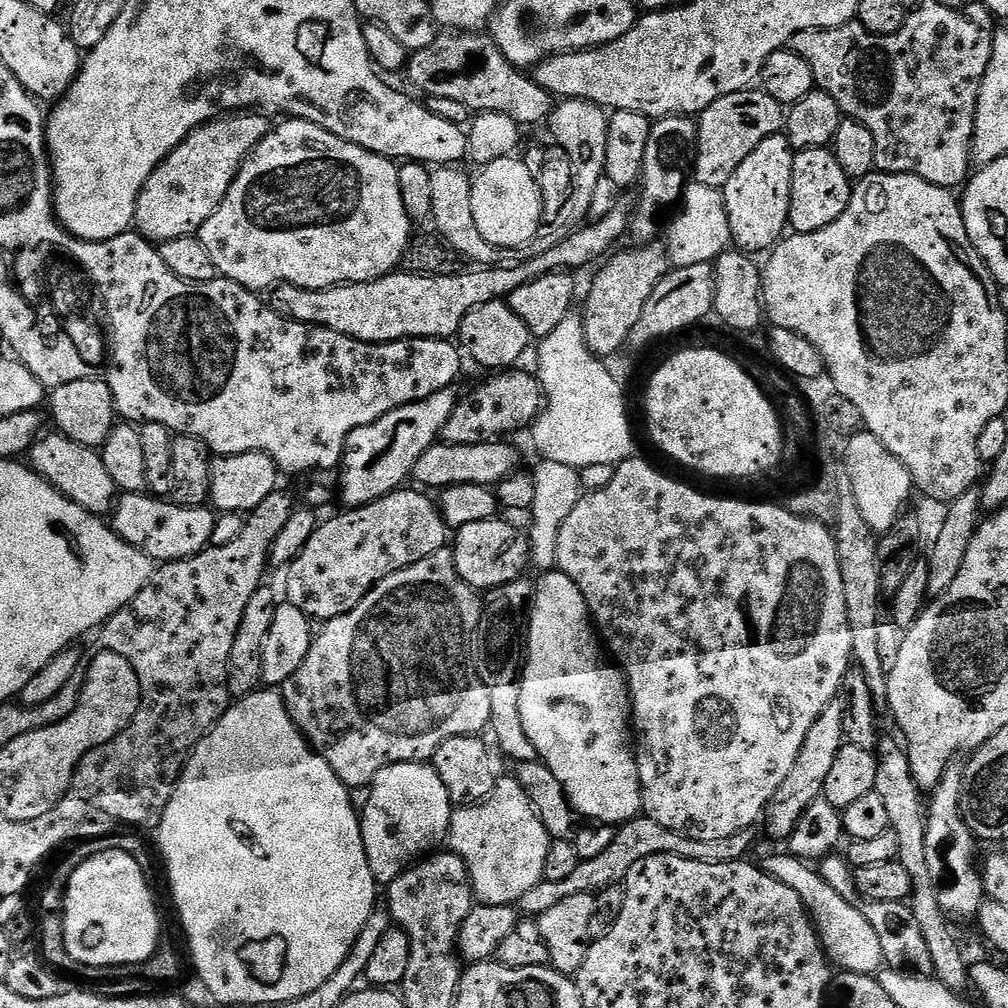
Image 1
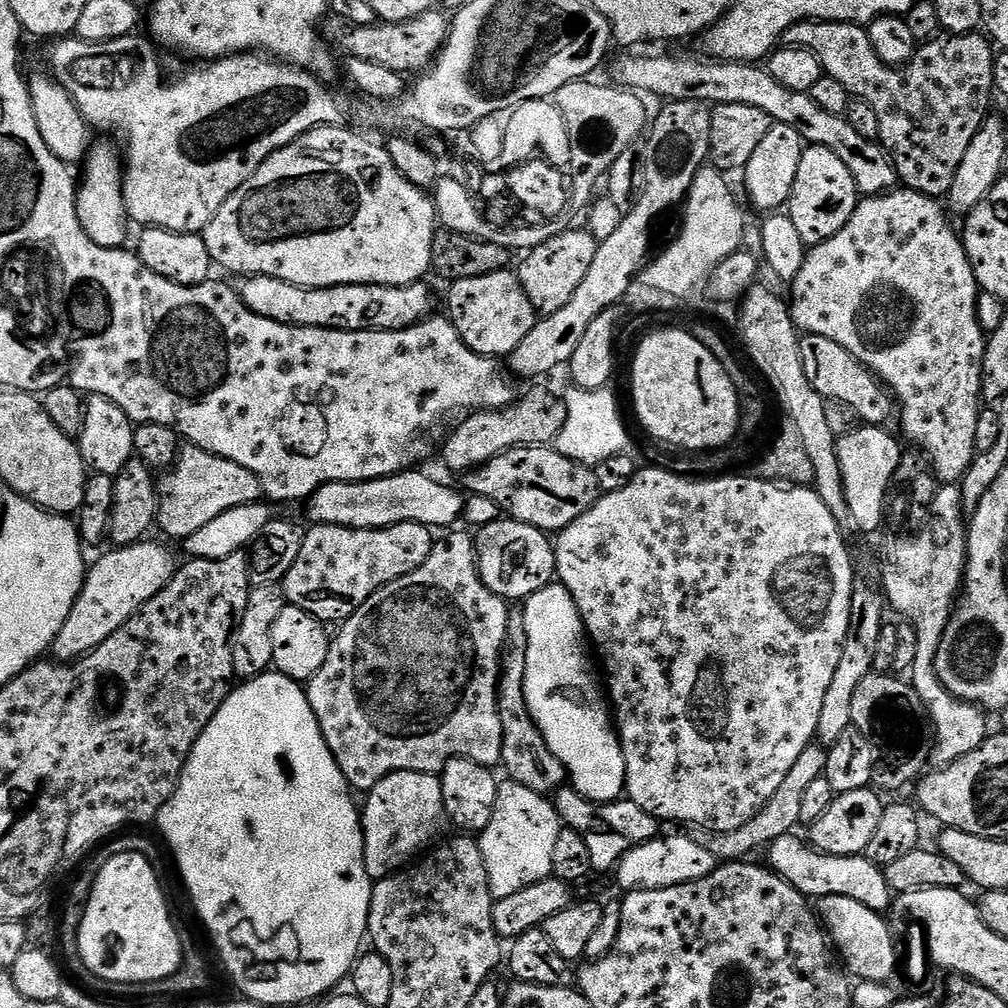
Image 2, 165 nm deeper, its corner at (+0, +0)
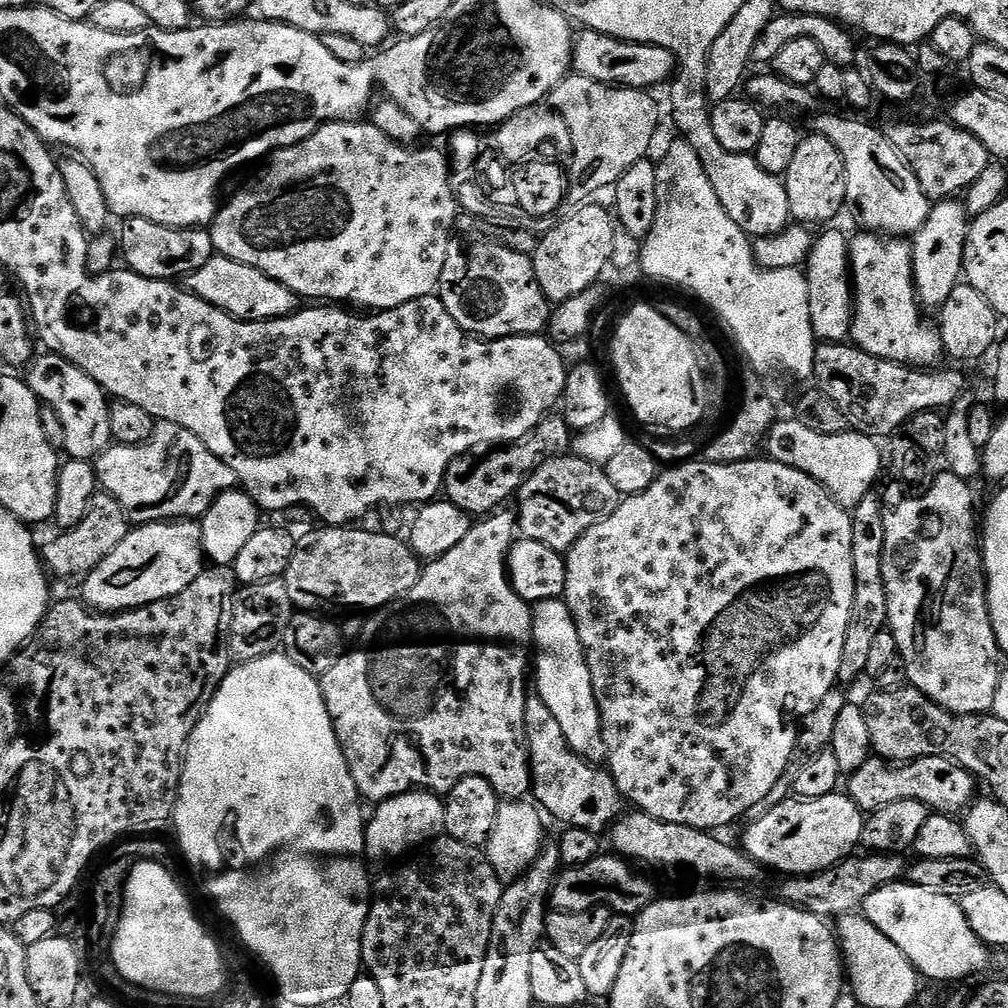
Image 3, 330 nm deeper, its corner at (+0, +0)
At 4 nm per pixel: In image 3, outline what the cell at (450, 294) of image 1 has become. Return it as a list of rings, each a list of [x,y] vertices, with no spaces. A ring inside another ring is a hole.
[[[214,254],[202,270],[194,270],[187,277],[186,288],[198,298],[210,302],[210,306],[239,320],[277,320],[291,316],[302,304],[301,297],[294,290],[282,286],[282,282],[262,274],[262,270],[254,266],[246,266],[234,258],[219,254]]]

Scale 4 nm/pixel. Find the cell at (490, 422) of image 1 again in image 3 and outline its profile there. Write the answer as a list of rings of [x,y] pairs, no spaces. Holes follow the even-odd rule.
[[[549,414],[545,416],[543,422],[531,432],[529,436],[524,436],[514,444],[505,444],[491,449],[489,456],[484,456],[481,460],[472,461],[471,455],[460,456],[450,466],[444,475],[443,495],[451,504],[458,506],[463,512],[468,513],[473,518],[483,518],[499,509],[508,499],[515,497],[521,486],[526,482],[526,478],[538,467],[543,460],[548,460],[551,456],[565,455],[573,447],[574,429],[567,424],[563,415]]]

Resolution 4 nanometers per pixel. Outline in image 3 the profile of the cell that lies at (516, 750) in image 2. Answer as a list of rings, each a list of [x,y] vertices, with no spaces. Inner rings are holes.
[[[538,694],[529,695],[526,702],[526,742],[532,767],[531,795],[535,803],[560,826],[590,830],[590,834],[603,837],[624,815],[625,798],[607,767],[585,760],[566,742],[558,718],[550,714],[550,706],[546,706]]]

